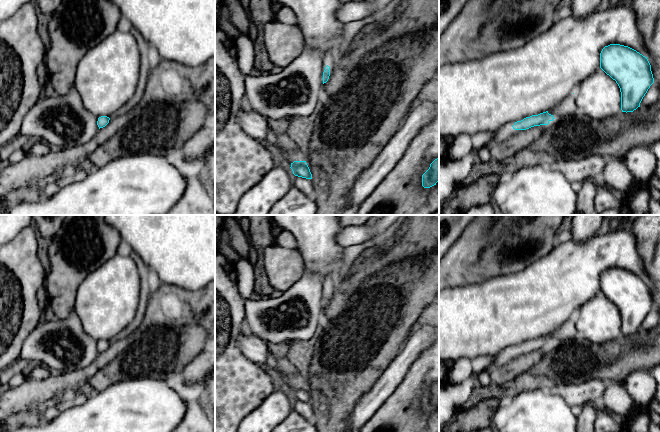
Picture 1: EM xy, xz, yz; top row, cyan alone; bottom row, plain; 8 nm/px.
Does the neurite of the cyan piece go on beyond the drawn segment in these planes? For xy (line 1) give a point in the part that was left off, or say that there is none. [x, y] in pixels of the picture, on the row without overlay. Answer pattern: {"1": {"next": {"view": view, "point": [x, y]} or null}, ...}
{"1": {"next": null}}

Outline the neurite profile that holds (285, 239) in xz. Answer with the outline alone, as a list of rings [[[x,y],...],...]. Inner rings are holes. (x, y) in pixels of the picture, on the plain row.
[[[282,230],[282,232],[275,237],[275,240],[276,244],[281,247],[296,249],[297,243],[295,237],[286,230]]]

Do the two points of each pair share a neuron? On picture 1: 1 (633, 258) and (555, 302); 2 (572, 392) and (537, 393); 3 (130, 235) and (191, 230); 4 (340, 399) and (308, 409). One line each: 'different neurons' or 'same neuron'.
1: same neuron
2: different neurons
3: same neuron
4: different neurons

